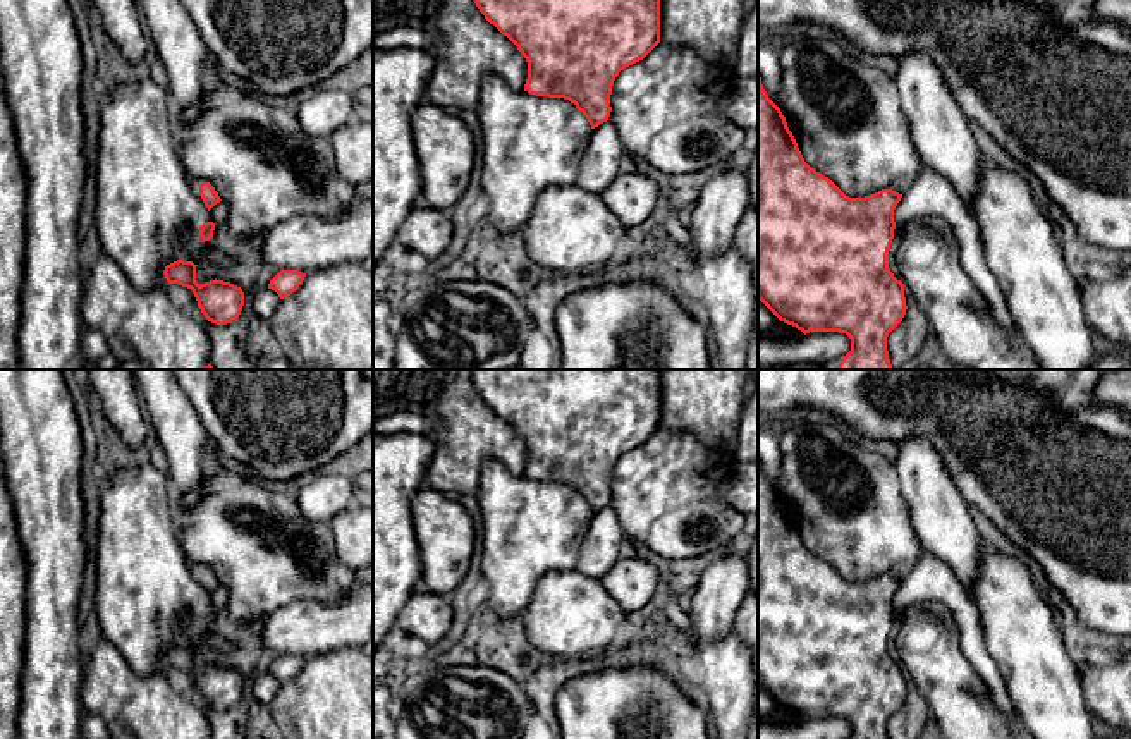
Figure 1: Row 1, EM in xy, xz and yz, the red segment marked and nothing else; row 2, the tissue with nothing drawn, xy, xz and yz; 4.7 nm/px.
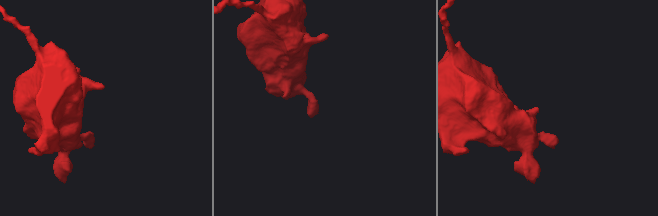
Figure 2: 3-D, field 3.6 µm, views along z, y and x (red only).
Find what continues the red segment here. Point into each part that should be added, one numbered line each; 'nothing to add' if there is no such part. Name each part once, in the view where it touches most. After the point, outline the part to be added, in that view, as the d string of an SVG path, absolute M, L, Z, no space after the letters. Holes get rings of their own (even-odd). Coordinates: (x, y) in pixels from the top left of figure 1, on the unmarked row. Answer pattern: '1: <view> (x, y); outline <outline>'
nothing to add

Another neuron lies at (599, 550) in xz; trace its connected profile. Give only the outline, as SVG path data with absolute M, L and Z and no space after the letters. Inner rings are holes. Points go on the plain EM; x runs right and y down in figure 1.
M607 505L591 516L590 526L581 538L576 571L602 579L619 560L624 541L617 516Z

